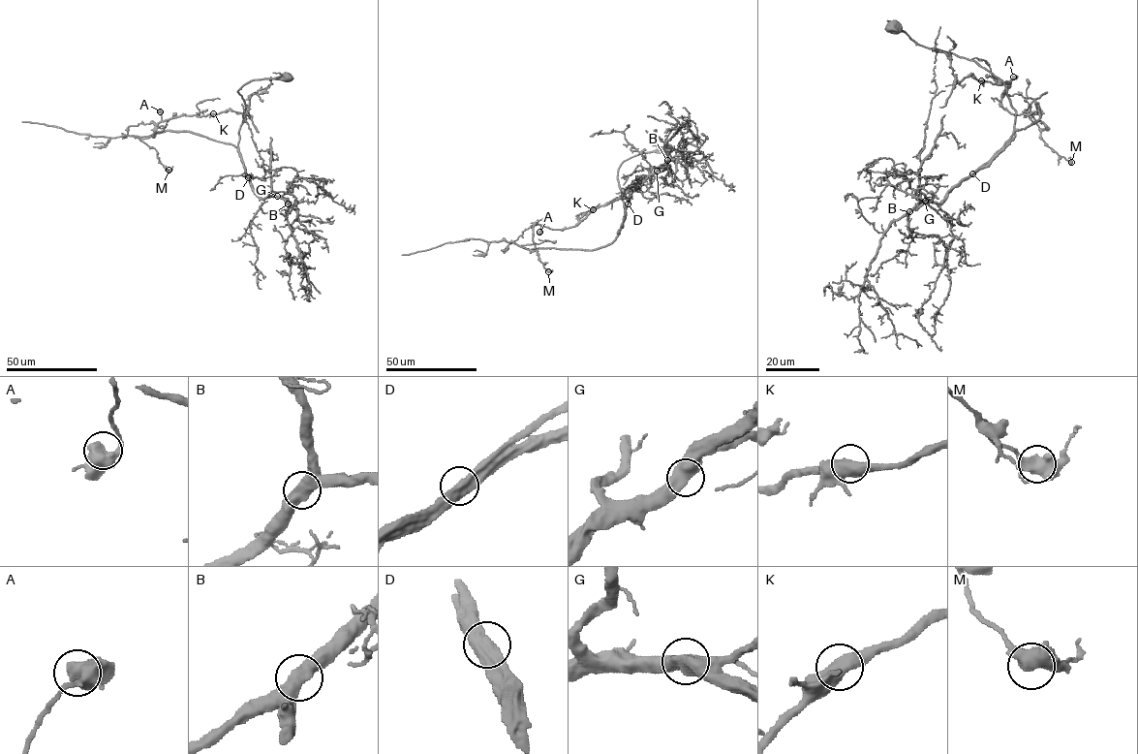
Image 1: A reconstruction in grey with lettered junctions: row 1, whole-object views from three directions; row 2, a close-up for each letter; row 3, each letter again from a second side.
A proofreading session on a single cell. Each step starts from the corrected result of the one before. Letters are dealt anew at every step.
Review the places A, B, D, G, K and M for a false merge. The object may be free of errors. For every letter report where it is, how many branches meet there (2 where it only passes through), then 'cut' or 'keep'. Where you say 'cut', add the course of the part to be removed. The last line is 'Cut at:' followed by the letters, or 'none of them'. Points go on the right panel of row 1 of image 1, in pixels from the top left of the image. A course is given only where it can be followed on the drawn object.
A: (1013, 77) | 2 | keep
B: (909, 211) | 2 | keep
D: (972, 173) | 2 | keep
G: (925, 201) | 2 | keep
K: (981, 80) | 2 | keep
M: (1071, 162) | 2 | keep
Cut at: none of them

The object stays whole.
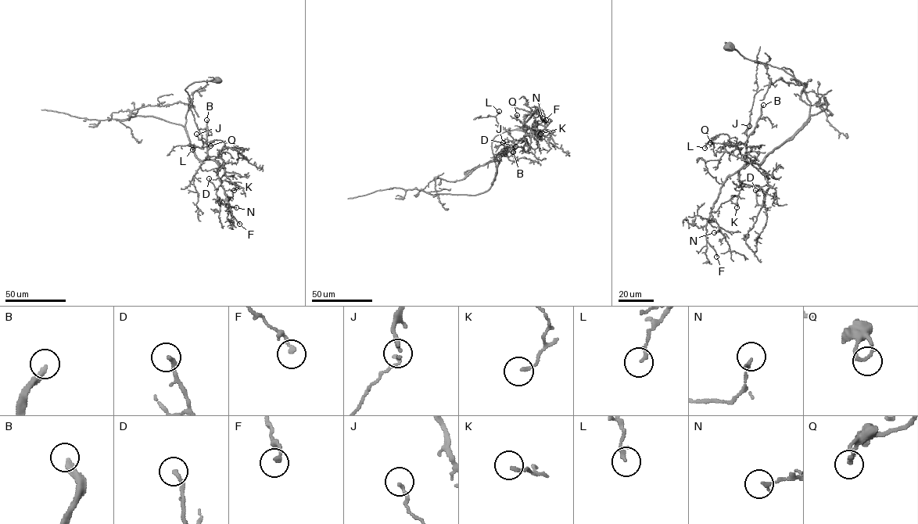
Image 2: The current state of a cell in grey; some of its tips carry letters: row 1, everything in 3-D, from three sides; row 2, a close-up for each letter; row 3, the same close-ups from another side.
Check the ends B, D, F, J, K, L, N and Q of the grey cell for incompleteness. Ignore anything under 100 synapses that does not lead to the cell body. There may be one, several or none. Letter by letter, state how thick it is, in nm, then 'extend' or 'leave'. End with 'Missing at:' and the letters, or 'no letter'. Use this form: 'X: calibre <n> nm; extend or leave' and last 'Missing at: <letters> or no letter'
B: calibre 280 nm; extend
D: calibre 200 nm; leave
F: calibre 220 nm; leave
J: calibre 140 nm; leave
K: calibre 150 nm; leave
L: calibre 170 nm; leave
N: calibre 150 nm; leave
Q: calibre 220 nm; leave
Missing at: B

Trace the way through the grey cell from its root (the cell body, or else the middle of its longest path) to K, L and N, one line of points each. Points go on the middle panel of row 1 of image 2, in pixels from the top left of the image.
K: (525, 128), (507, 130), (493, 139), (496, 174), (492, 184), (500, 155), (525, 135), (540, 134)
L: (525, 128), (507, 130), (493, 139), (496, 174), (492, 184), (500, 155), (514, 141), (493, 116), (499, 111)
N: (525, 128), (493, 139), (492, 184), (500, 155), (523, 137), (524, 123), (543, 118)

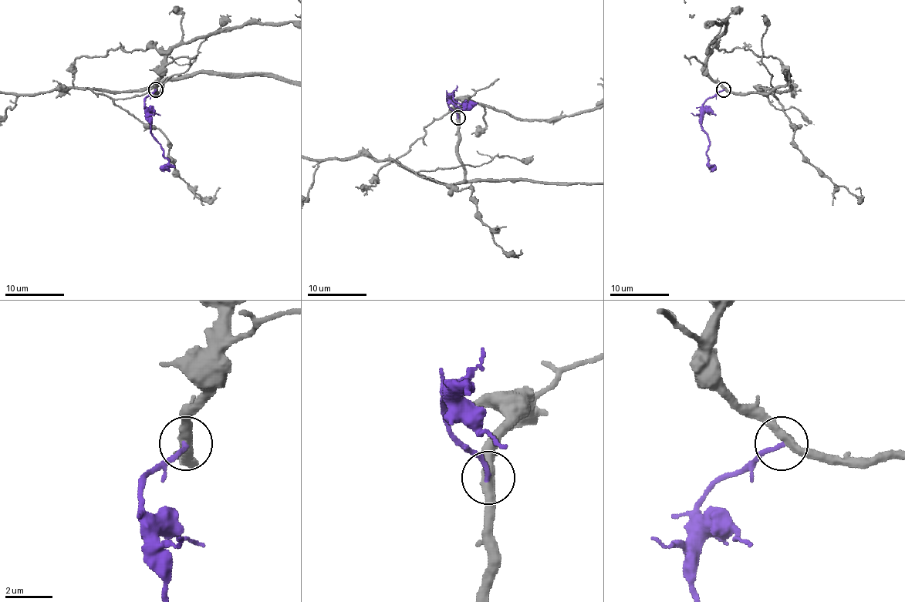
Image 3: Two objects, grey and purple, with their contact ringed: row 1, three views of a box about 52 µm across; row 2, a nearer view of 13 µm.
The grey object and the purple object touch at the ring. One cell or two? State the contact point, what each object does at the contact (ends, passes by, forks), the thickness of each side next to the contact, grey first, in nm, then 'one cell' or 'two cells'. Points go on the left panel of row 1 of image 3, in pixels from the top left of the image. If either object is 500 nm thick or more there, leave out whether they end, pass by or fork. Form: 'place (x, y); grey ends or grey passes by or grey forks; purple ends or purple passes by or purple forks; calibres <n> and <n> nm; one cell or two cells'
place (156, 89); grey passes by; purple ends; calibres 400 and 190 nm; one cell

